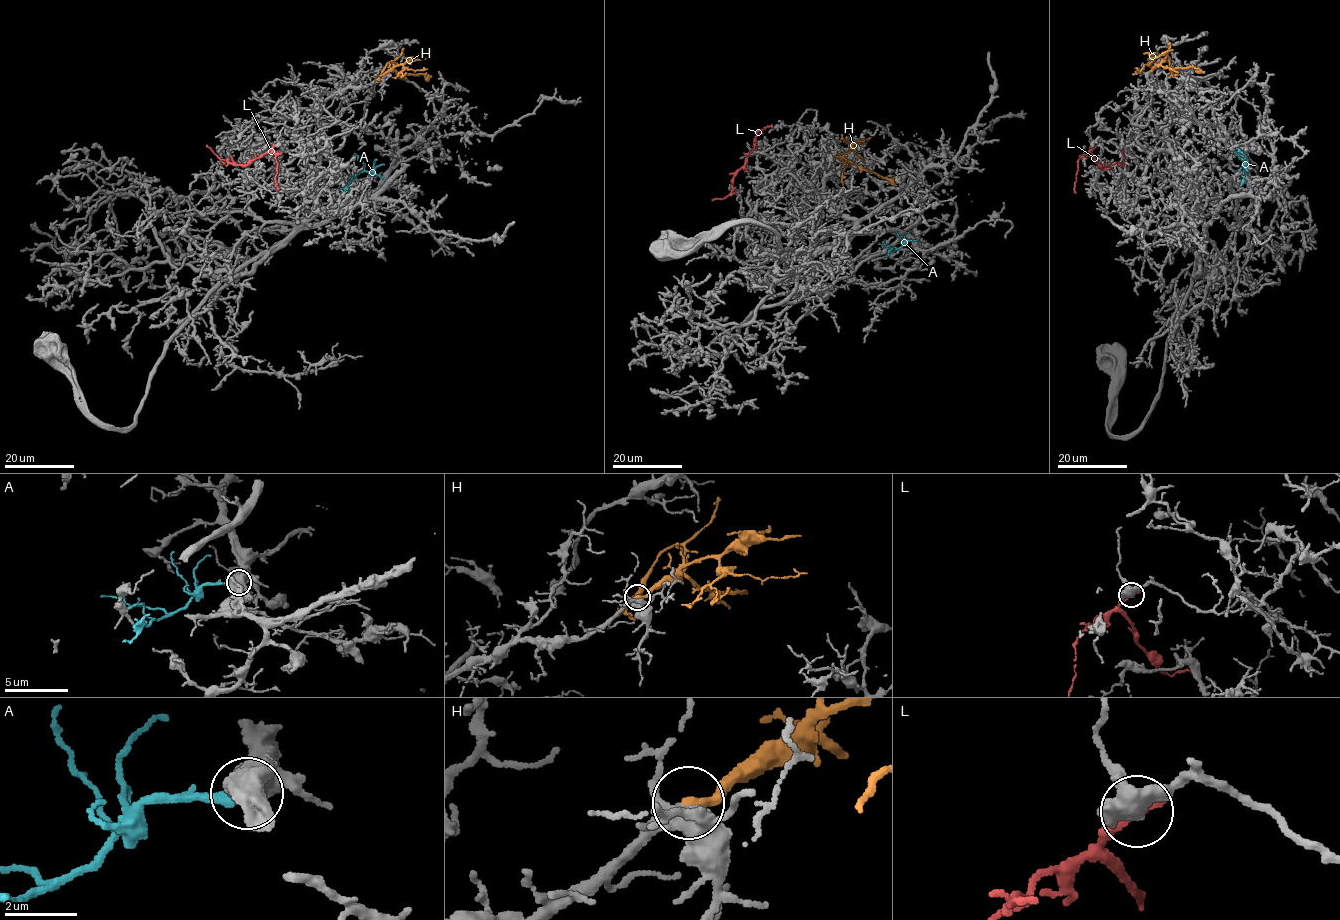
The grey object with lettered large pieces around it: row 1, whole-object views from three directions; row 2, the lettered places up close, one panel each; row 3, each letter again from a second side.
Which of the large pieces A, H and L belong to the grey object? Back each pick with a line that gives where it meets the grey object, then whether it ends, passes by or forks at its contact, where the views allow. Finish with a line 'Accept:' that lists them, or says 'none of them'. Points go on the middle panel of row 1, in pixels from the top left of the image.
H: Touches grey at (835, 156). It ends there
Accept: H

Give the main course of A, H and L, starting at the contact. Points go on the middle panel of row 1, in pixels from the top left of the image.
A: (916, 240), (908, 240), (884, 257)
H: (835, 156), (867, 168), (896, 186)
L: (756, 146), (731, 180), (730, 193), (712, 201)

